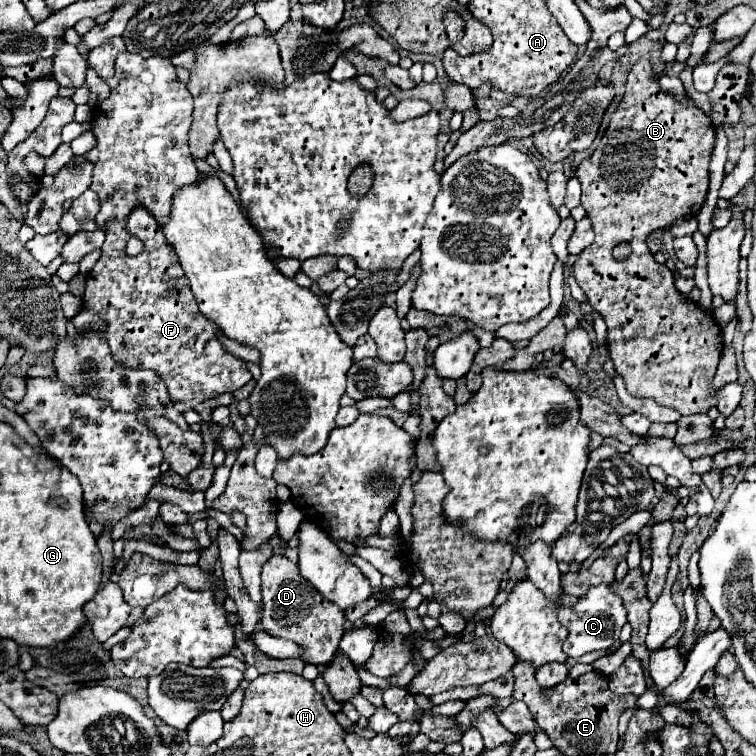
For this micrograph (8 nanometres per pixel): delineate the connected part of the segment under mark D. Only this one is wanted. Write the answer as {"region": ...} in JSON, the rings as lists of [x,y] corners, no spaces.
{"region":[[[271,555],[261,571],[263,581],[263,611],[261,611],[261,627],[273,635],[291,639],[293,643],[303,647],[303,655],[299,657],[303,663],[311,665],[327,665],[339,649],[339,641],[345,633],[345,613],[329,603],[315,587],[309,587],[305,579],[301,579],[297,565],[289,561],[285,555]]]}

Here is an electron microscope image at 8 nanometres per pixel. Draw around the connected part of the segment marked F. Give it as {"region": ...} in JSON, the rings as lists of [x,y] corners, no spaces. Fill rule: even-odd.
{"region":[[[137,205],[125,223],[109,223],[107,241],[103,243],[101,257],[95,263],[93,271],[87,275],[83,309],[71,319],[79,333],[87,333],[85,323],[99,315],[105,317],[109,321],[109,327],[107,331],[103,331],[103,335],[107,337],[113,357],[119,363],[125,363],[125,367],[155,371],[165,381],[169,397],[179,411],[189,411],[197,403],[217,397],[221,393],[233,393],[251,381],[247,363],[243,359],[237,359],[223,347],[223,343],[217,339],[219,327],[199,313],[197,301],[193,299],[193,291],[187,281],[189,279],[181,269],[177,253],[167,243],[157,219],[151,215],[151,211],[147,211],[145,205]],[[129,237],[137,237],[143,243],[143,253],[139,253],[137,257],[125,255],[125,245]]]}

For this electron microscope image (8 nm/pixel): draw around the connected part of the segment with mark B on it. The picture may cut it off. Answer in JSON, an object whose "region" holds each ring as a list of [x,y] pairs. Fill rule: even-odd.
{"region":[[[639,59],[631,73],[629,73],[629,79],[627,79],[627,93],[621,101],[621,105],[617,107],[617,111],[613,113],[613,119],[611,119],[611,125],[607,129],[607,133],[603,135],[603,139],[599,141],[599,147],[595,149],[595,153],[585,159],[579,167],[577,167],[577,179],[581,181],[583,185],[583,195],[581,195],[581,205],[585,207],[587,211],[587,217],[591,219],[593,223],[593,229],[595,229],[595,241],[591,247],[587,247],[575,261],[573,265],[573,275],[575,275],[575,281],[581,285],[581,289],[585,291],[591,307],[605,319],[607,323],[607,341],[609,341],[609,351],[611,351],[611,359],[615,363],[615,371],[619,375],[623,375],[625,379],[625,385],[627,385],[627,391],[635,397],[651,397],[655,399],[657,403],[661,405],[667,405],[667,407],[673,407],[677,411],[681,411],[681,415],[695,415],[695,413],[709,413],[711,407],[717,405],[717,399],[719,399],[719,389],[715,389],[711,383],[713,383],[713,377],[715,377],[715,371],[717,371],[717,363],[719,363],[719,357],[721,357],[721,349],[723,349],[723,333],[715,321],[715,317],[701,309],[699,303],[693,303],[691,299],[683,297],[675,285],[673,285],[673,273],[665,267],[665,265],[659,265],[653,257],[653,253],[649,251],[647,247],[647,237],[661,229],[669,229],[673,227],[679,219],[685,219],[685,217],[695,217],[701,209],[701,205],[705,203],[705,197],[707,197],[707,189],[709,189],[709,161],[711,161],[711,153],[713,153],[713,147],[715,147],[715,125],[711,123],[711,119],[707,117],[705,111],[701,111],[693,99],[689,99],[689,103],[681,103],[679,99],[675,99],[671,93],[665,93],[659,83],[657,83],[657,75],[653,73],[653,67],[651,67],[651,61],[649,59]],[[619,243],[629,243],[633,247],[631,255],[623,261],[617,261],[613,257],[613,247],[617,247]]]}

